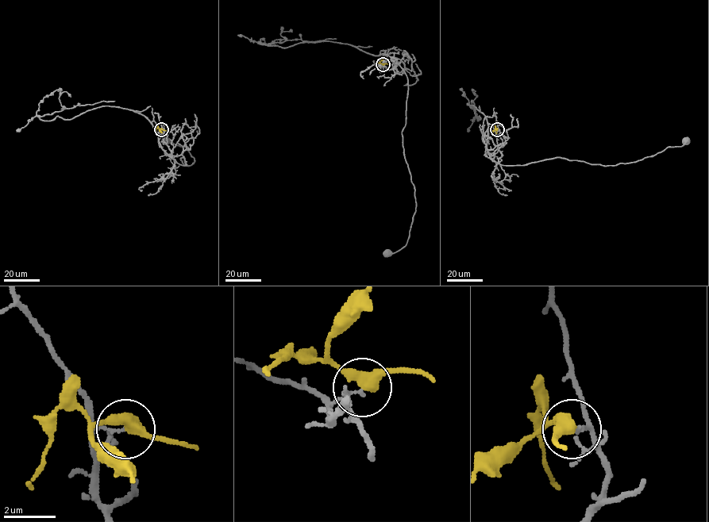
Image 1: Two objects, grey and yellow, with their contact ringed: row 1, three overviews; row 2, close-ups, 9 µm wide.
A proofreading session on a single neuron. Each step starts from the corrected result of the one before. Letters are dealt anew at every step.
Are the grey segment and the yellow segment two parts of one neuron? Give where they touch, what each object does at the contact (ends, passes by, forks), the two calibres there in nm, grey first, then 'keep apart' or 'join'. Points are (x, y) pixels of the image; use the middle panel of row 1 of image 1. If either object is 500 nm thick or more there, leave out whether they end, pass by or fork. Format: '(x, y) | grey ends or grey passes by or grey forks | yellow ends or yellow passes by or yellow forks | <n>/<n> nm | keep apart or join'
(383, 64) | grey passes by | yellow passes by | 90/440 nm | keep apart

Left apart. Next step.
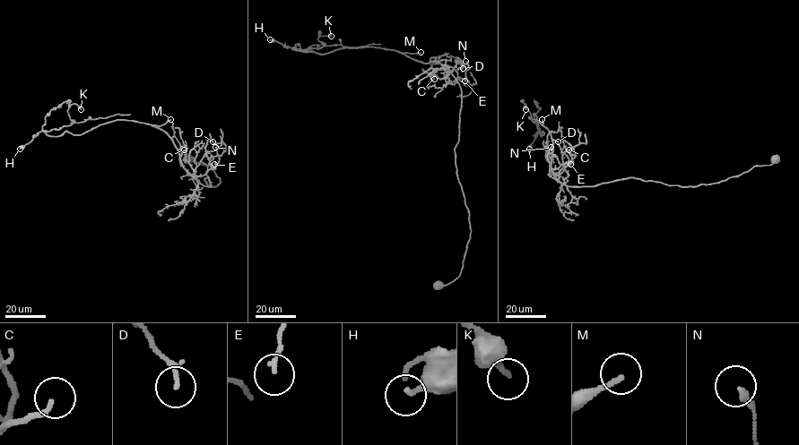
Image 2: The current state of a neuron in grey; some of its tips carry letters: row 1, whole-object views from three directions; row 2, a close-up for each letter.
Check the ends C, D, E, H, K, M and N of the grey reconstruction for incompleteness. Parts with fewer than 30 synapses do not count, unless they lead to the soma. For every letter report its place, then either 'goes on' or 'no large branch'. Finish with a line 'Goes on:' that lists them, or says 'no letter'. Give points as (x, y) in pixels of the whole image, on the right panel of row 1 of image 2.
C: at (568, 149); goes on
D: at (558, 141); no large branch
E: at (570, 164); no large branch
H: at (529, 149); no large branch
K: at (525, 109); no large branch
M: at (542, 119); goes on
N: at (551, 147); no large branch
Goes on: C, M

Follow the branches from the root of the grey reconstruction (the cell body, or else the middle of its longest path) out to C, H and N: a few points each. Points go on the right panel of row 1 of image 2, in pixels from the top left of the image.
C: (776, 158), (769, 165), (693, 187), (636, 177), (568, 186), (562, 183), (568, 175), (562, 155), (568, 149)
H: (776, 158), (693, 187), (636, 177), (568, 186), (552, 172), (552, 139), (537, 120), (543, 134), (529, 149)
N: (776, 158), (769, 165), (693, 187), (636, 177), (568, 186), (555, 178), (551, 169), (560, 164), (551, 147)

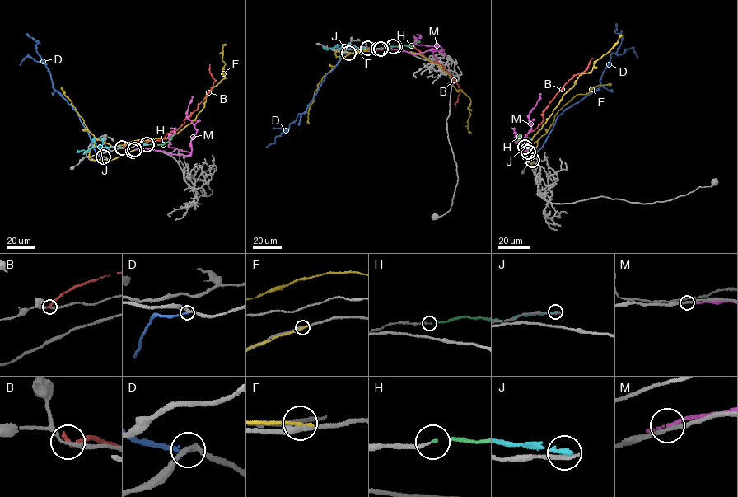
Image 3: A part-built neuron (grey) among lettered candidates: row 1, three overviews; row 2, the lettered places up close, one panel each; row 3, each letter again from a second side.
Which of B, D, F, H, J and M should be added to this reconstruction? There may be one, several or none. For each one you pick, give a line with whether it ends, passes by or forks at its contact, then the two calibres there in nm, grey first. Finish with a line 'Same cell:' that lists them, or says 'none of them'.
H: It ends there. Thickness 160 nm (grey) against 110 nm
Same cell: H

